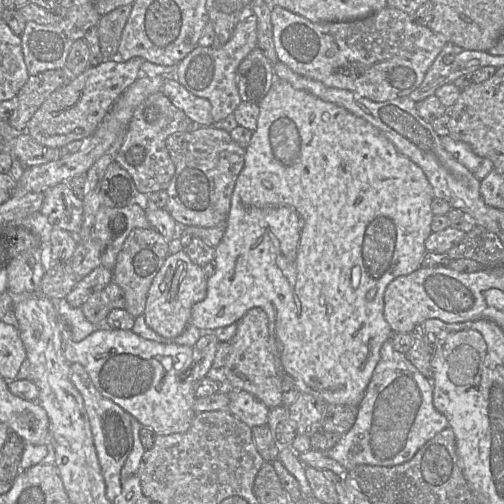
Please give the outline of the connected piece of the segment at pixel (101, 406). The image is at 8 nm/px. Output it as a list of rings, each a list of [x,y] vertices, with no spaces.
[[[71,364],[70,370],[71,381],[80,392],[89,417],[98,460],[106,484],[106,496],[114,502],[122,491],[121,470],[133,448],[132,416],[118,404],[100,394],[81,364]]]

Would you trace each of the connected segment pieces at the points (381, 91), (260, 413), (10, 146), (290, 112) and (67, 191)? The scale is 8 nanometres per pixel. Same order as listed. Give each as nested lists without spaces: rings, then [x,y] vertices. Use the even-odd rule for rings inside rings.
[[[275,6],[271,14],[271,21],[273,27],[275,51],[278,60],[280,62],[287,65],[293,72],[301,76],[305,76],[307,78],[322,82],[324,85],[328,87],[350,90],[361,97],[368,98],[375,102],[384,102],[387,100],[392,100],[394,98],[408,96],[412,91],[414,91],[417,87],[419,87],[431,64],[447,43],[447,40],[444,36],[433,32],[428,26],[419,25],[415,23],[411,19],[411,15],[401,10],[390,8],[387,6],[383,8],[381,11],[363,19],[348,22],[324,22],[324,23],[312,22],[285,8]]]
[[[231,390],[228,411],[251,428],[267,423],[270,409],[254,395],[243,390]]]
[[[22,132],[10,141],[1,141],[9,153],[15,155],[27,168],[46,164],[61,158],[60,148],[50,148],[38,143],[27,132]]]
[[[275,76],[259,107],[257,128],[246,147],[244,167],[232,194],[225,232],[215,248],[215,272],[207,280],[205,299],[192,307],[190,324],[202,330],[224,328],[239,322],[250,309],[260,307],[268,316],[269,350],[275,357],[282,383],[284,373],[293,379],[301,394],[310,394],[327,405],[359,406],[380,359],[381,346],[393,334],[383,313],[384,292],[395,278],[411,274],[422,267],[427,251],[425,241],[432,233],[430,225],[434,216],[431,207],[433,188],[421,168],[401,154],[372,124],[341,106],[294,88],[286,80]]]
[[[60,183],[44,191],[40,213],[52,226],[76,236],[83,222],[83,201],[66,183]]]

